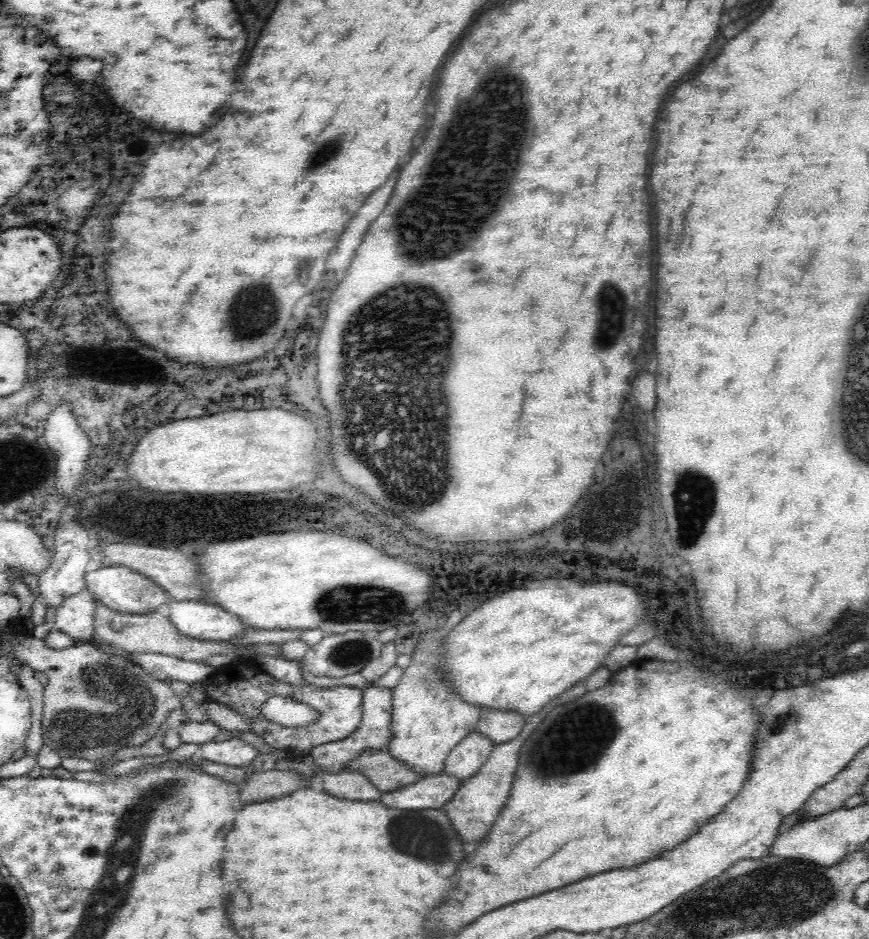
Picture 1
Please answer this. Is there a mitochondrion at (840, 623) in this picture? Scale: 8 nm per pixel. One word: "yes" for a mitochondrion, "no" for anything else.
no

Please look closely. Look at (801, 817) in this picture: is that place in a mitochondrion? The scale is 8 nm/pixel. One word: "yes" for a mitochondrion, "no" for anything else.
no

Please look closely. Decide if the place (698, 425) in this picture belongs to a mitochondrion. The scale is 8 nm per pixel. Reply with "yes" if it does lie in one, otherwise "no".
no

